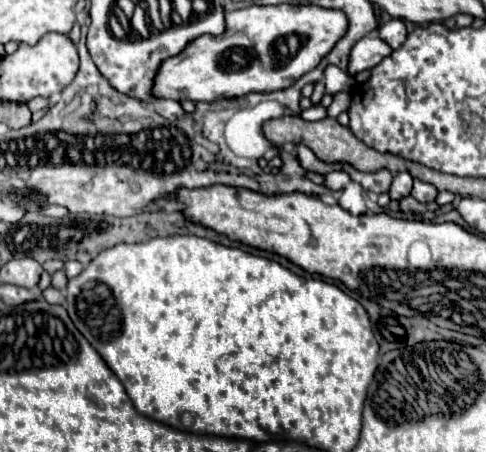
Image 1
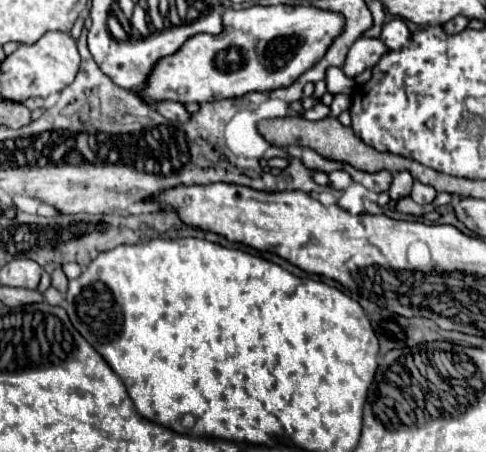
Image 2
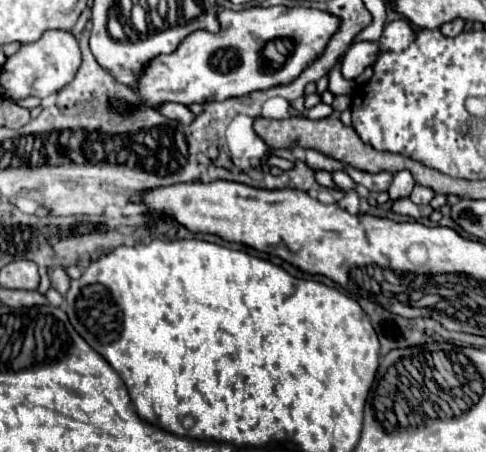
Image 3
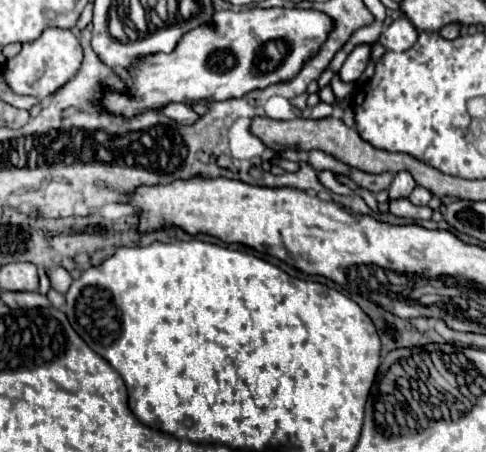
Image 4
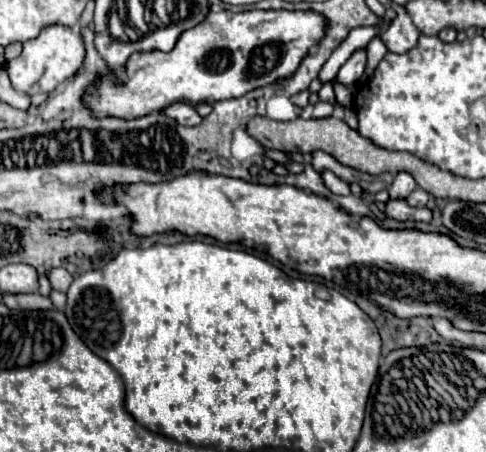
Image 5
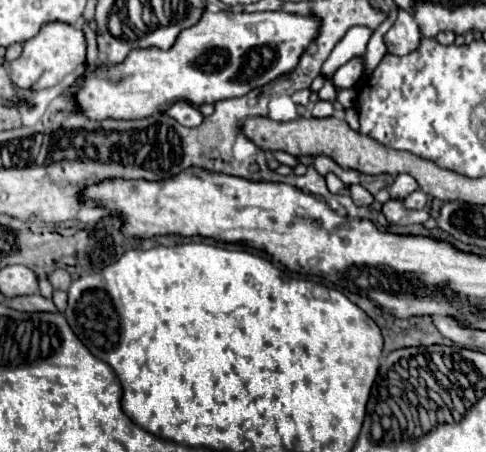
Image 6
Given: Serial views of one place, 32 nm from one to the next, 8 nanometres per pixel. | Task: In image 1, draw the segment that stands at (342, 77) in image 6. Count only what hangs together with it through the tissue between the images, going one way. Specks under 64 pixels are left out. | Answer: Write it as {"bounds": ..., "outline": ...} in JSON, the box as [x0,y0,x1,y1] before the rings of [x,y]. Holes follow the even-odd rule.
{"bounds":[346,36,392,76],"outline":[[[364,36],[362,40],[358,40],[352,46],[346,72],[350,76],[356,76],[358,72],[362,72],[366,68],[374,68],[390,52],[392,52],[392,48],[388,48],[388,44],[384,44],[384,40],[380,40],[376,36]]]}

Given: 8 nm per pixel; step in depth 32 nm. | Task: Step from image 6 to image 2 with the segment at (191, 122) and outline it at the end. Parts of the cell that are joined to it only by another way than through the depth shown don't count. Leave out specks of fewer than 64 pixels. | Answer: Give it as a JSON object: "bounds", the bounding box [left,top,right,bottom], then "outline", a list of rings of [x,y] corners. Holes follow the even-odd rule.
{"bounds":[154,102,190,122],"outline":[[[158,102],[158,104],[154,104],[154,108],[168,120],[180,120],[180,122],[190,120],[190,112],[178,102]]]}

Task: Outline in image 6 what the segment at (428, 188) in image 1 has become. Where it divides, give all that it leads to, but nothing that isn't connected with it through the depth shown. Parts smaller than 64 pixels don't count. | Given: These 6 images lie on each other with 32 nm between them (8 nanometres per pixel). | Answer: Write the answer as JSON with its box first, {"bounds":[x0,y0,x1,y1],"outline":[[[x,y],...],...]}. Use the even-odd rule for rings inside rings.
{"bounds":[402,190,428,210],"outline":[[[416,190],[408,198],[404,198],[402,204],[404,204],[404,208],[410,208],[410,210],[422,210],[426,206],[426,198],[428,196],[422,190]]]}

